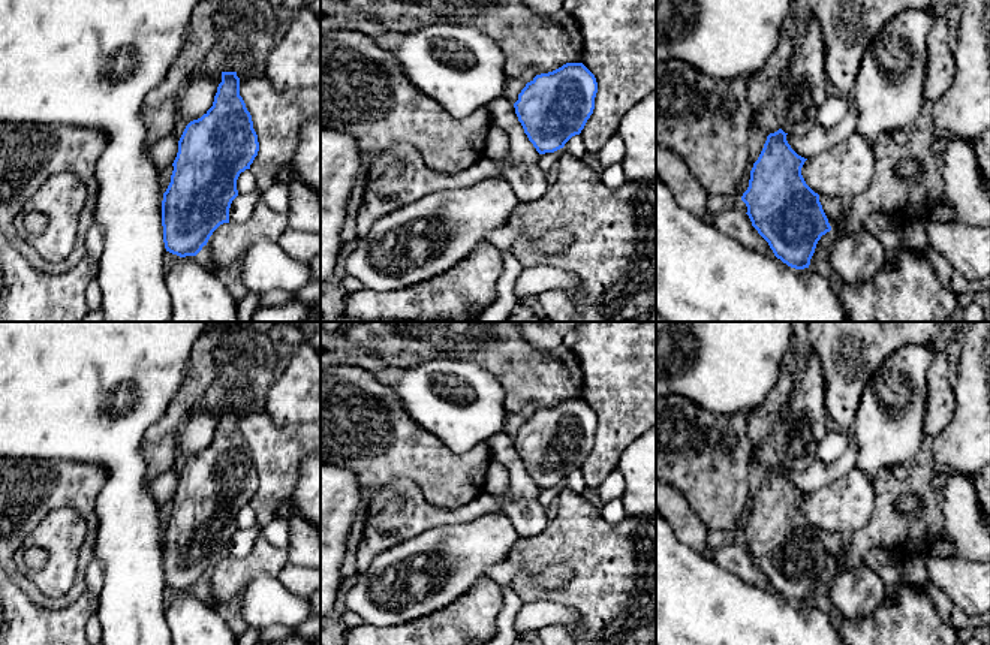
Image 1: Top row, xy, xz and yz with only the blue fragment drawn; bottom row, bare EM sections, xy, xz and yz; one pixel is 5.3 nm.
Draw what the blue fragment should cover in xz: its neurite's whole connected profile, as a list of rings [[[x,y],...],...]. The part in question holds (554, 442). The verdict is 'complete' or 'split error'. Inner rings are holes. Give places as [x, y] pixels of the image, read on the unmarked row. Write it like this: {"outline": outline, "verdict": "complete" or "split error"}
{"outline": [[[583,398],[536,410],[518,430],[515,449],[539,489],[554,488],[580,470],[595,444],[598,418]]], "verdict": "complete"}

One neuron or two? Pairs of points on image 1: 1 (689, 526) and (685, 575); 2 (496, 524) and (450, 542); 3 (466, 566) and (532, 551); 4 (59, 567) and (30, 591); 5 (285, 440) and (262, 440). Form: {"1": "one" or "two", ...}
{"1": "two", "2": "one", "3": "two", "4": "two", "5": "one"}

